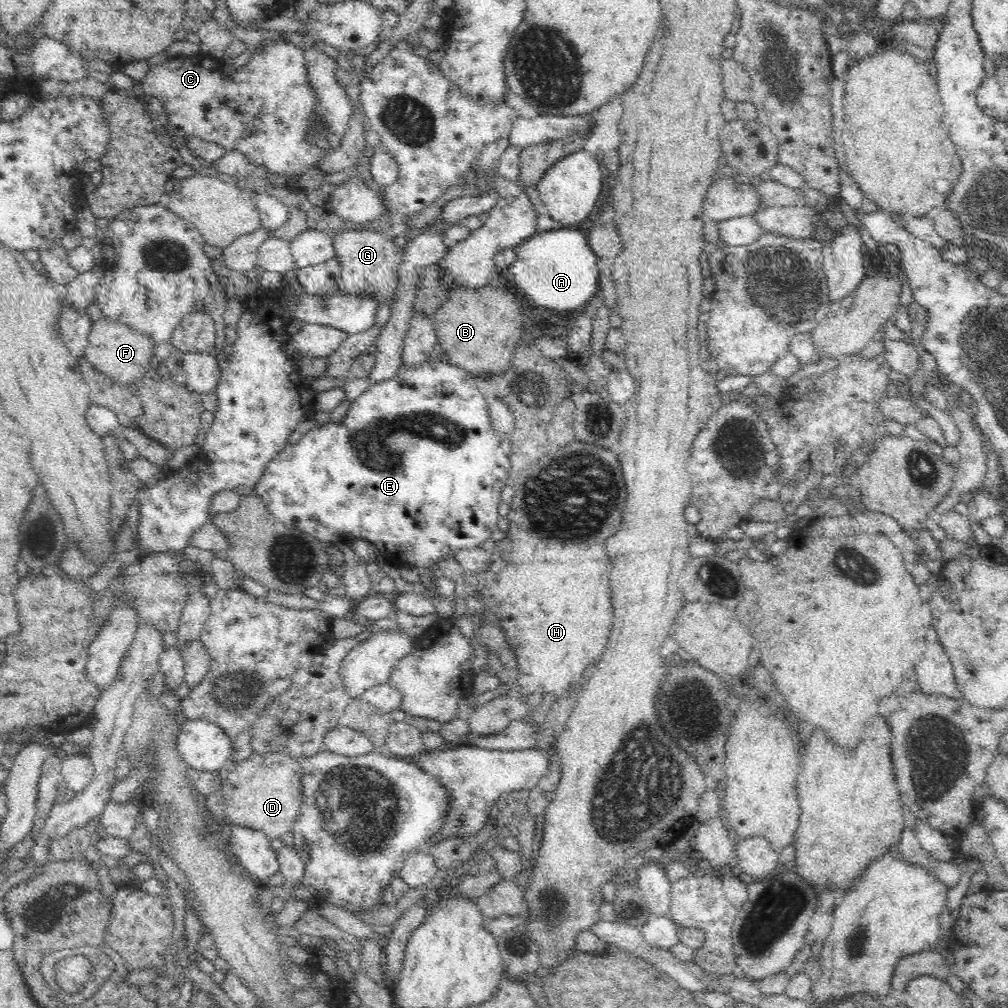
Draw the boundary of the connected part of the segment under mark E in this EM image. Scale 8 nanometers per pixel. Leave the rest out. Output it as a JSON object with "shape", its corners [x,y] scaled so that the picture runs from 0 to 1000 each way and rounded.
{"shape":[[[424,357],[417,360],[413,365],[397,363],[393,373],[381,379],[368,381],[363,389],[355,393],[347,401],[341,417],[337,421],[325,419],[319,423],[312,422],[304,429],[295,440],[282,443],[265,461],[253,480],[253,491],[255,491],[265,503],[265,506],[276,516],[286,522],[314,534],[322,540],[330,540],[335,534],[350,537],[353,534],[367,537],[374,542],[376,550],[390,560],[393,563],[407,562],[413,564],[418,571],[418,578],[423,582],[422,591],[430,592],[437,590],[433,585],[432,577],[429,575],[428,563],[440,554],[445,554],[453,546],[472,544],[474,540],[481,539],[488,534],[494,521],[494,500],[498,490],[498,484],[502,482],[504,466],[506,466],[506,435],[500,431],[494,431],[488,427],[488,418],[484,410],[484,397],[480,393],[475,381],[476,377],[466,372],[462,367],[442,359],[435,357]]]}

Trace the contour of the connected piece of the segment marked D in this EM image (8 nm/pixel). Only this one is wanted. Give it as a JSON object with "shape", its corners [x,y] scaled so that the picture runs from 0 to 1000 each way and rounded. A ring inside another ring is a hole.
{"shape":[[[251,746],[244,754],[229,757],[228,766],[224,774],[222,774],[218,780],[218,787],[220,790],[221,816],[260,824],[264,828],[264,830],[268,833],[278,832],[280,827],[284,827],[284,825],[288,825],[291,823],[292,815],[294,815],[294,812],[298,810],[298,803],[301,798],[300,772],[301,772],[300,757],[297,754],[293,753],[292,751],[286,750],[285,748],[278,746],[269,746],[264,748],[256,748]]]}

